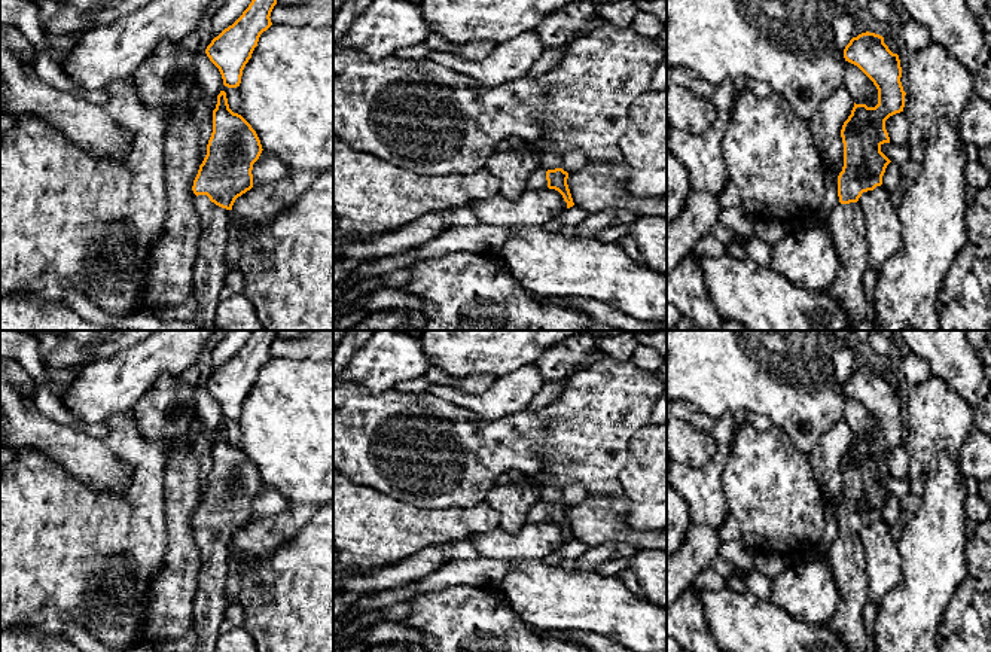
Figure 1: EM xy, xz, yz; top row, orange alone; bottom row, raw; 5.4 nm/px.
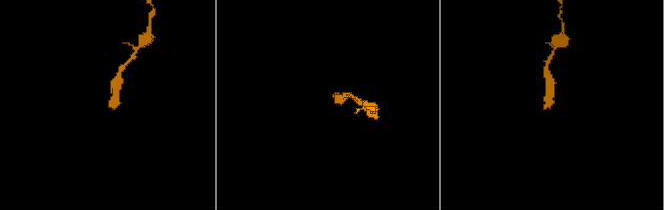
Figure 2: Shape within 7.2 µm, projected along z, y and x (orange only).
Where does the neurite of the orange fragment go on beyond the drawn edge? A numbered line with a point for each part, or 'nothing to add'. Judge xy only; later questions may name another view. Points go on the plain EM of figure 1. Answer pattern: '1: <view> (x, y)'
1: xy (210, 602)

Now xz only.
1: xz (539, 514)

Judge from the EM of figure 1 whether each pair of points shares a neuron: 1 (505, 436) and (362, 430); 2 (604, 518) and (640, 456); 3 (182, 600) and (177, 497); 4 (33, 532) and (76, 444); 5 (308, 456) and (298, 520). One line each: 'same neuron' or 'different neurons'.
1: same neuron
2: different neurons
3: same neuron
4: different neurons
5: different neurons

